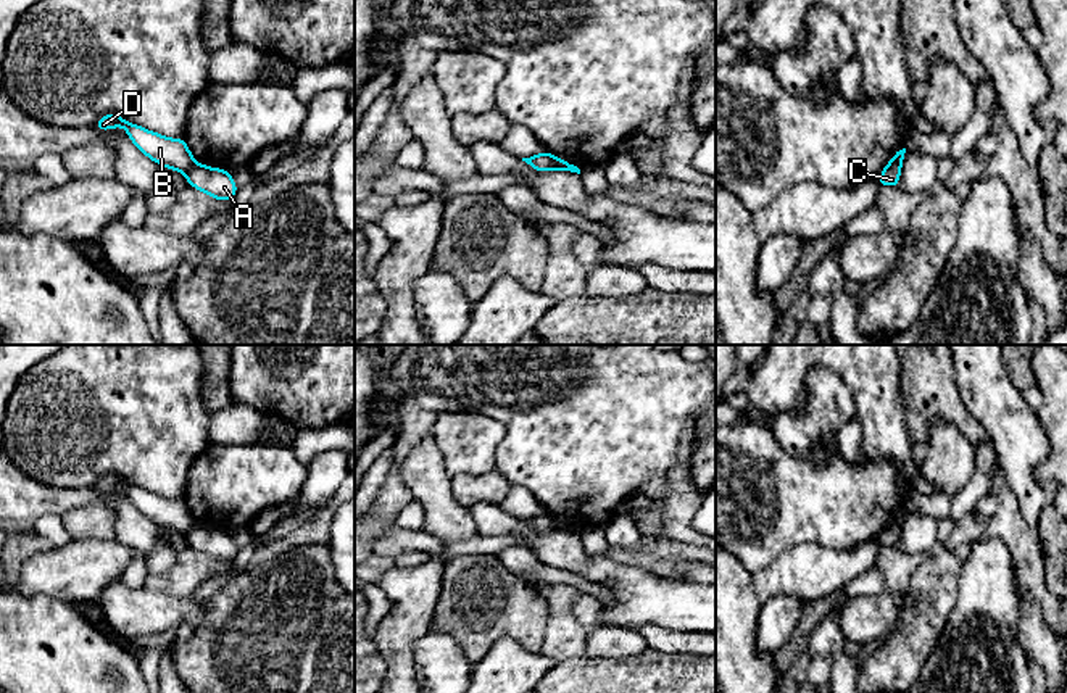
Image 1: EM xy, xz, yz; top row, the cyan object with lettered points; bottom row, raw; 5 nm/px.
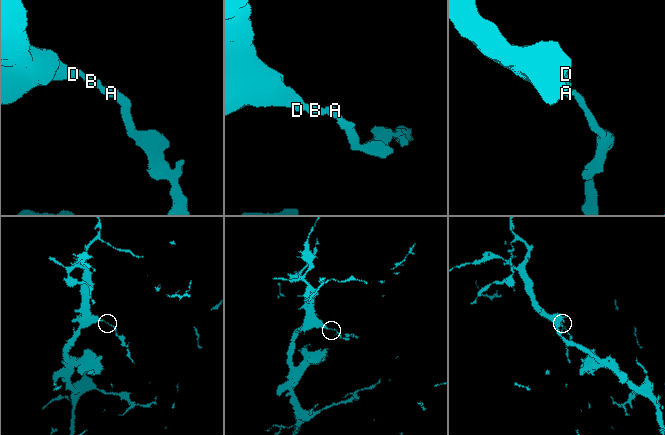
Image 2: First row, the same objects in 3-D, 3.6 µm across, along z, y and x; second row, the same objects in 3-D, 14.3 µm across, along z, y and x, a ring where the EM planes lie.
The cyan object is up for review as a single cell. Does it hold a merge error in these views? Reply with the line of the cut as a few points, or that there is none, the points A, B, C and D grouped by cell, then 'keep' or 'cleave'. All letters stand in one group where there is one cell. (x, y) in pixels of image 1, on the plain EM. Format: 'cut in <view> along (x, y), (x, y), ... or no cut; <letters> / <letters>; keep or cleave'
cut in xz along (555, 518), (553, 529); A C / B D; cleave

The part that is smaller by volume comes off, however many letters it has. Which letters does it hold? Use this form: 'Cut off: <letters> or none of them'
Cut off: A, C

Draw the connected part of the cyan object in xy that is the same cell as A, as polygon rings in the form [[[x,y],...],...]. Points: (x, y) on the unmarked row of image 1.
[[[193,524],[185,533],[189,546],[208,554],[216,561],[232,561],[237,554],[237,546],[229,532],[206,529],[201,524]]]

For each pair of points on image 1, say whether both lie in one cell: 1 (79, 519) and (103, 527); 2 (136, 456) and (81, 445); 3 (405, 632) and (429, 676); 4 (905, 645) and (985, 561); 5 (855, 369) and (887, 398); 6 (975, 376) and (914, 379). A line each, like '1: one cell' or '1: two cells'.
1: one cell
2: one cell
3: two cells
4: two cells
5: one cell
6: two cells

